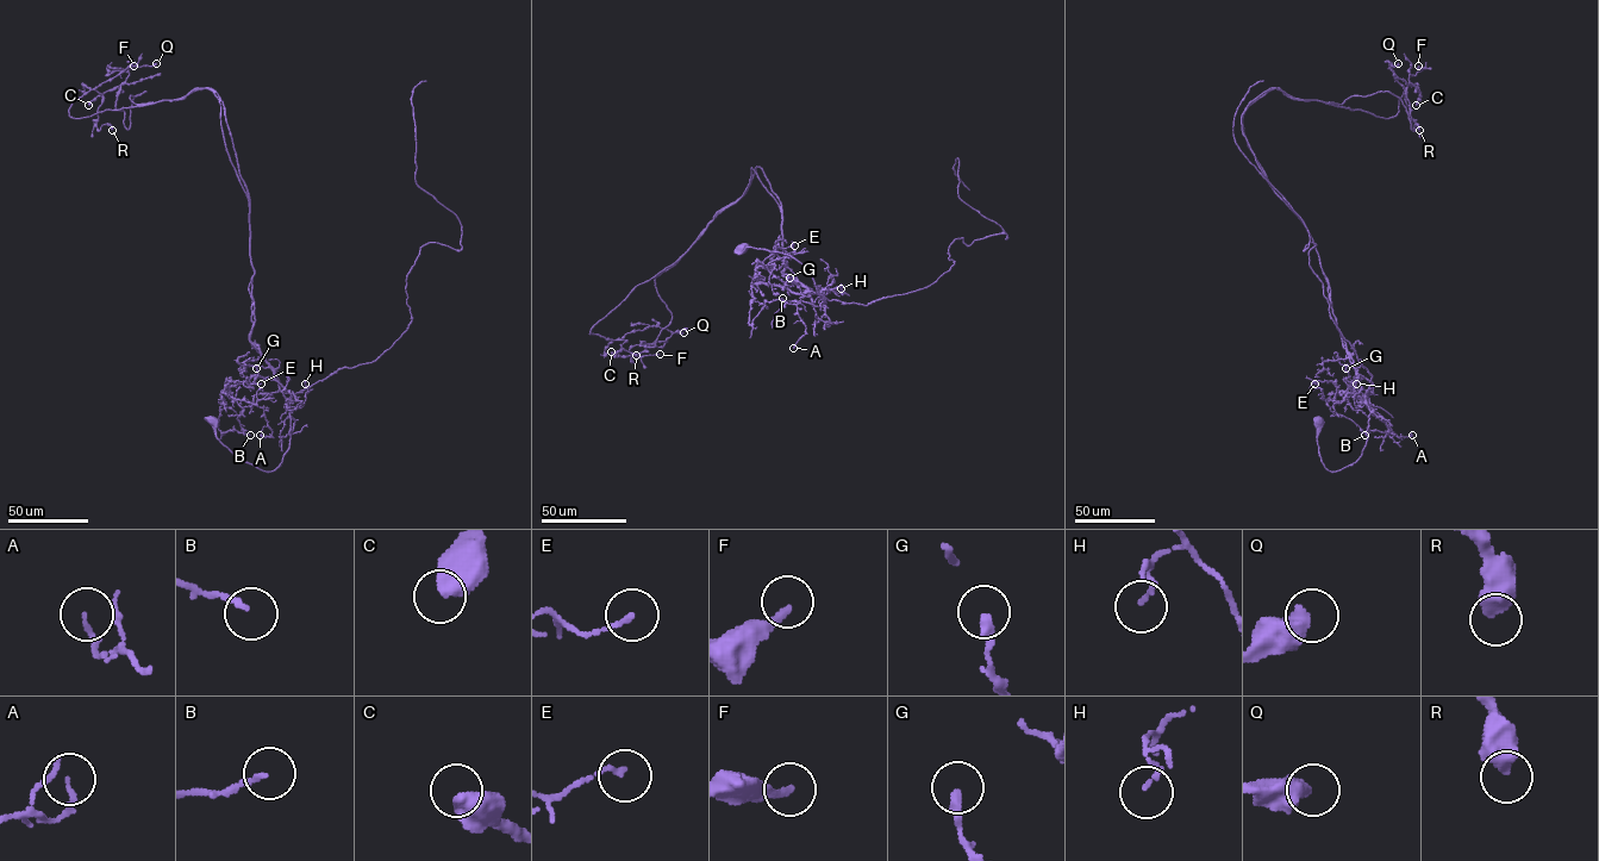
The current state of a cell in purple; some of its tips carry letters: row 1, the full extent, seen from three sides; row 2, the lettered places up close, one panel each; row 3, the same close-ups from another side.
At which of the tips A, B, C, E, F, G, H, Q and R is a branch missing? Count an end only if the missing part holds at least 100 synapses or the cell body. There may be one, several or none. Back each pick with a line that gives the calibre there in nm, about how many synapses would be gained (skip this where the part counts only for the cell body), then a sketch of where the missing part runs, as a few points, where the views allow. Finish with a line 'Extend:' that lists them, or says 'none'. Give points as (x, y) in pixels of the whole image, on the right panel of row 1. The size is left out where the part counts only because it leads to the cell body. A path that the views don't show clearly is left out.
Extend: none

